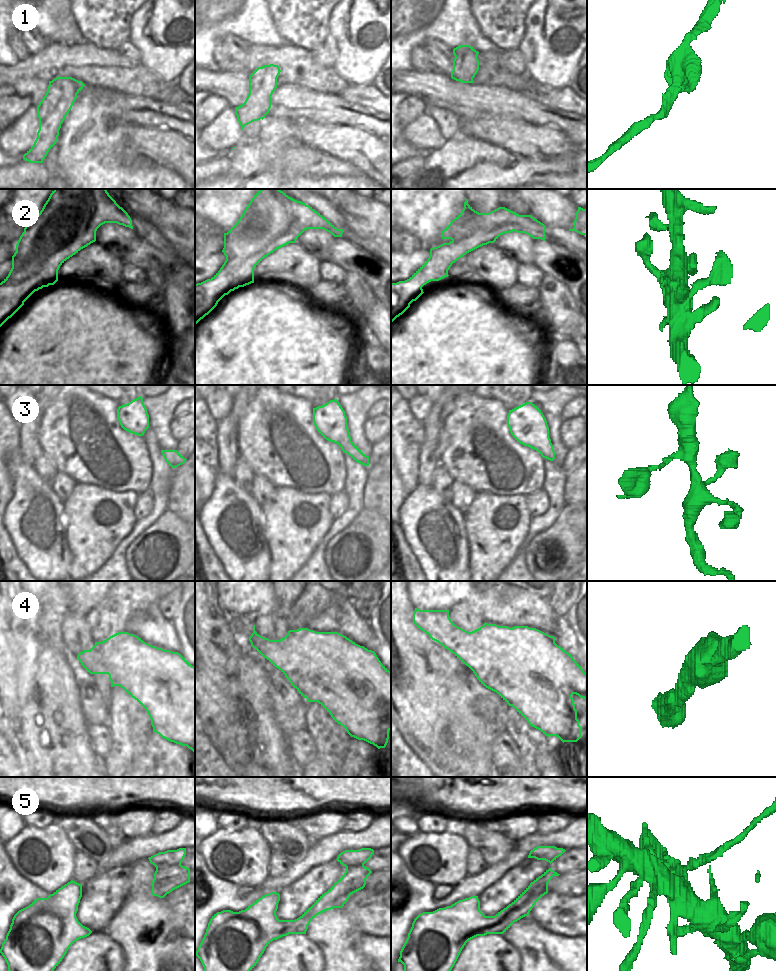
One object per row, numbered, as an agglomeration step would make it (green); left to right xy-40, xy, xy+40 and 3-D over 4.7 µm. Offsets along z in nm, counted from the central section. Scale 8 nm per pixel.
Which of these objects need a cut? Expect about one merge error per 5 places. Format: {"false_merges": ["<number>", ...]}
{"false_merges": ["2", "5"]}

